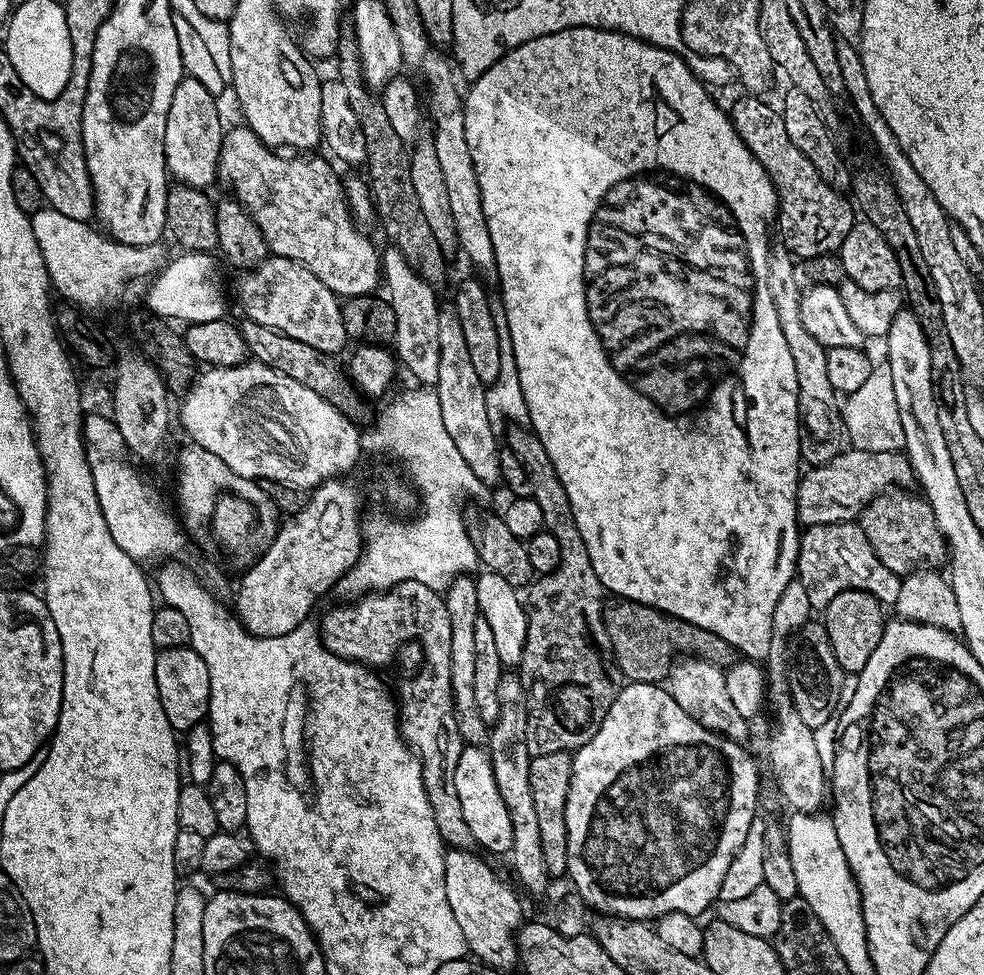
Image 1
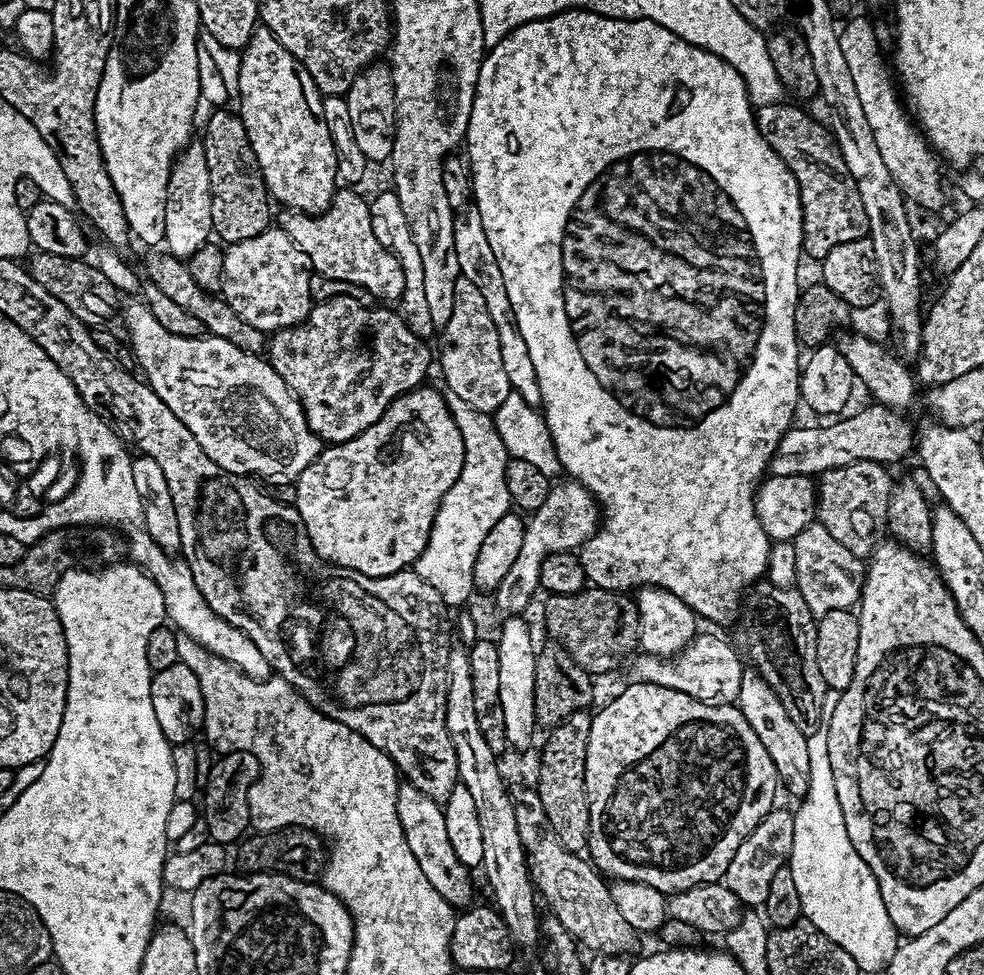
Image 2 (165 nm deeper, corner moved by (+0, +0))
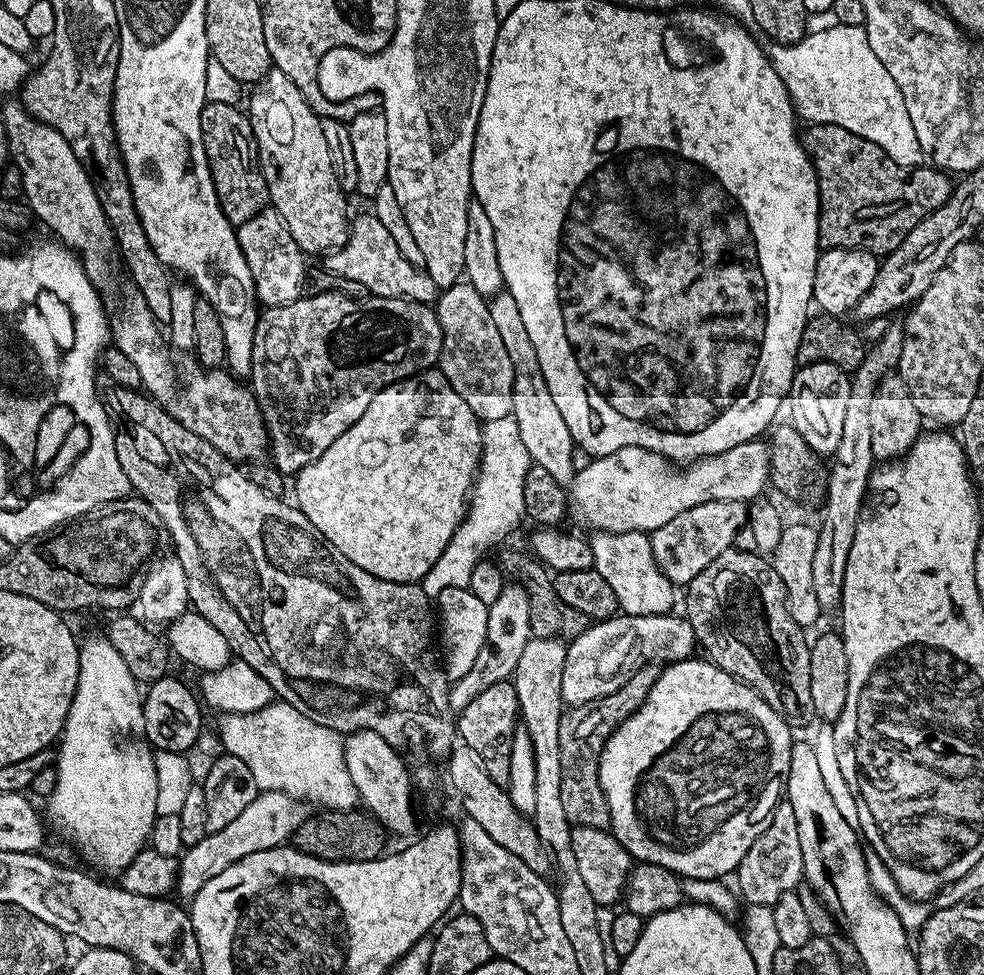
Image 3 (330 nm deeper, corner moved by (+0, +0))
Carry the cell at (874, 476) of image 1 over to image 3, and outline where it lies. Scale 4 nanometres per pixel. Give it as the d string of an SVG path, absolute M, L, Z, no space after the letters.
M702 502L702 506L690 506L690 510L682 510L678 518L670 518L666 526L658 526L650 535L654 562L661 574L674 586L686 586L718 554L733 547L736 535L745 527L748 509L745 502Z

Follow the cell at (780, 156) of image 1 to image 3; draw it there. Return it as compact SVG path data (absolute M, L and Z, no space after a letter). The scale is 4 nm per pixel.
M808 124L805 129L800 136L800 144L812 159L820 187L818 238L821 249L861 248L877 254L890 253L902 246L906 234L910 234L910 230L914 230L914 226L918 226L922 218L948 201L948 195L954 187L953 181L948 181L951 180L949 173L935 166L898 166L898 162L894 162L894 158L890 158L886 150L882 150L882 146L858 134L850 134L850 130L842 130L842 126Z

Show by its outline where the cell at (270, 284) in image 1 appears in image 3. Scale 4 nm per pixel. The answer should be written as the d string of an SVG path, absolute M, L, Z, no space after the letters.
M269 206L259 212L250 222L236 228L238 246L242 246L242 254L246 258L246 266L250 266L250 274L254 278L256 299L264 308L286 306L290 302L301 299L304 292L304 273L306 271L306 253L294 242L286 222L279 216L275 208Z

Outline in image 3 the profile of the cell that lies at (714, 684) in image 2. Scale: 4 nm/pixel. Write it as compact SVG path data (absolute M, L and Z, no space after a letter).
M617 614L609 620L589 623L585 632L571 637L566 654L566 664L562 666L562 690L560 699L565 705L592 704L606 694L614 694L630 677L645 664L687 660L697 651L696 635L690 622L683 615L666 616L625 616Z

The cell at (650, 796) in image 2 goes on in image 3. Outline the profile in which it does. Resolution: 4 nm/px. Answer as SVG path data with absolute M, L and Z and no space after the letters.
M689 658L669 663L660 673L660 677L650 686L650 694L646 694L646 702L626 722L622 722L614 730L614 734L604 744L598 766L598 778L602 790L606 794L606 806L610 810L610 831L633 861L642 864L657 864L670 870L677 878L712 879L728 878L735 873L737 866L746 858L746 850L754 846L758 834L770 826L770 818L774 810L786 796L786 785L790 774L790 754L794 743L794 729L782 719L775 710L760 697L750 686L726 674L717 664L707 658Z

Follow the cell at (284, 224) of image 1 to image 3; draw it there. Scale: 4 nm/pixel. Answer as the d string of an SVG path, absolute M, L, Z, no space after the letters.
M375 214L360 216L351 221L348 229L348 241L326 256L326 267L336 276L346 278L350 282L362 282L366 290L373 296L386 296L390 299L408 299L426 305L435 305L438 289L428 277L428 273L417 265L410 263L398 250L398 242L390 238L390 230L378 222Z

